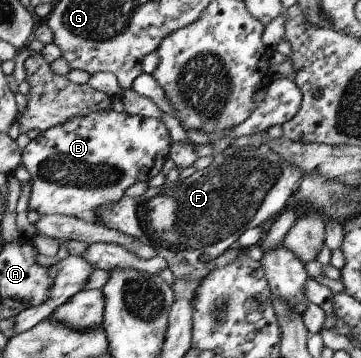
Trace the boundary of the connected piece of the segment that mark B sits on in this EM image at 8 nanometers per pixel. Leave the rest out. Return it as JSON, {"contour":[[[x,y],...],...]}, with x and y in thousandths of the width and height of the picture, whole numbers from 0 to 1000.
{"contour":[[[283,304],[152,346],[83,388],[58,419],[58,461],[80,480],[89,511],[75,592],[89,587],[111,606],[152,598],[211,603],[233,587],[255,587],[263,598],[271,578],[291,578],[338,556],[355,520],[432,492],[465,441],[474,399],[465,366],[438,332],[360,321],[349,310]]]}

